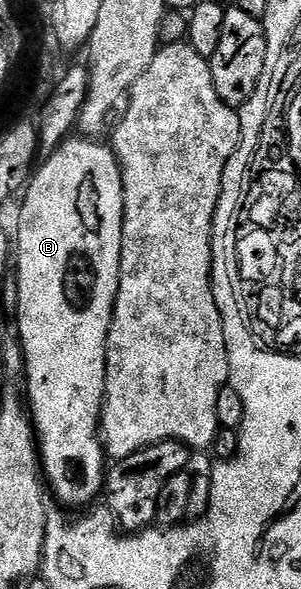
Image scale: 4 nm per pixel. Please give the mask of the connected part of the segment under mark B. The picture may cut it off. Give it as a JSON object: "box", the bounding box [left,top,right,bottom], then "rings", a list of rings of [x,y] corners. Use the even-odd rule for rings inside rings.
{"box":[17,137,123,507],"rings":[[[68,137],[64,139],[56,151],[50,152],[46,157],[47,160],[32,174],[29,182],[26,184],[25,192],[27,196],[23,199],[23,208],[19,211],[19,239],[17,235],[17,267],[19,263],[19,276],[17,282],[19,284],[19,305],[17,314],[20,315],[19,319],[19,339],[23,342],[23,359],[27,362],[27,391],[25,387],[25,395],[29,400],[29,414],[35,424],[35,434],[39,444],[39,453],[41,456],[41,471],[45,476],[46,482],[55,490],[55,495],[63,503],[68,503],[71,507],[83,507],[94,504],[95,499],[99,495],[99,490],[104,490],[105,487],[105,472],[108,470],[109,463],[105,458],[103,449],[103,441],[101,438],[101,416],[103,414],[103,394],[105,393],[105,377],[107,376],[107,338],[109,337],[109,329],[111,328],[111,318],[113,317],[113,309],[115,308],[115,298],[117,297],[117,289],[119,288],[119,270],[121,269],[121,241],[123,240],[123,173],[119,168],[119,158],[116,157],[114,150],[110,146],[107,147],[103,141],[96,141],[91,137]]]}

